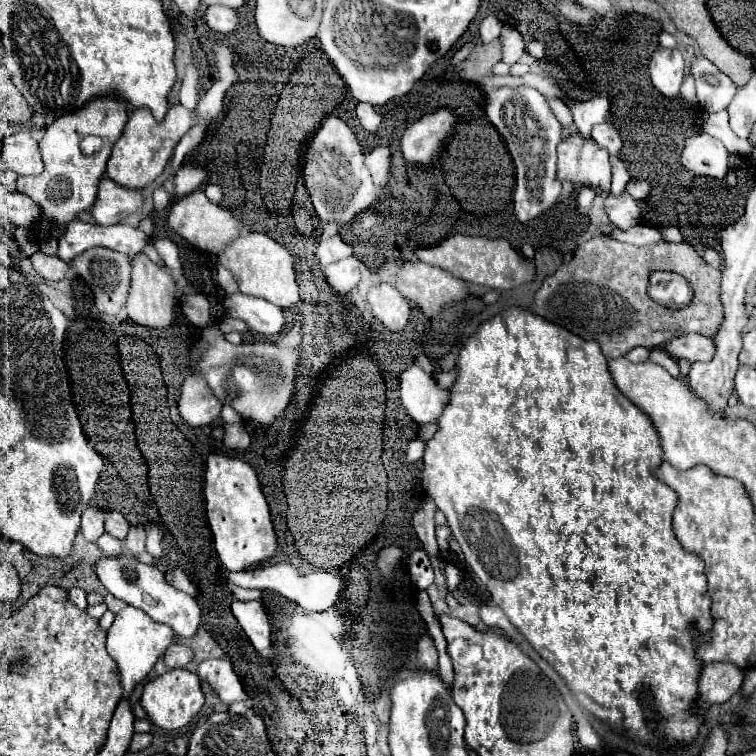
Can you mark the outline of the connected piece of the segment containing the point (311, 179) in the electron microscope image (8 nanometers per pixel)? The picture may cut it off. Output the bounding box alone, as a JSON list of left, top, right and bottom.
[304,116,378,222]

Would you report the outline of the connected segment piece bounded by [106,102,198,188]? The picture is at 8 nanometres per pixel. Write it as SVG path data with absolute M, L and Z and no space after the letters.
M168 102L168 112L162 122L158 122L146 106L134 110L130 114L130 120L124 128L122 138L112 148L112 156L106 166L106 176L126 188L148 186L154 178L158 178L164 172L164 168L174 152L174 146L190 130L190 126L193 126L197 117L195 111L184 108L182 104L172 104L172 102Z

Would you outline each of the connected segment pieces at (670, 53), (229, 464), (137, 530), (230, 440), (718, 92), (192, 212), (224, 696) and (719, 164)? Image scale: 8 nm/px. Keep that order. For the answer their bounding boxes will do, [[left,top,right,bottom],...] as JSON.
[[648,48,684,96],[204,454,276,572],[124,526,146,556],[222,424,250,452],[690,56,738,113],[168,192,246,252],[198,658,248,704],[682,134,730,178]]

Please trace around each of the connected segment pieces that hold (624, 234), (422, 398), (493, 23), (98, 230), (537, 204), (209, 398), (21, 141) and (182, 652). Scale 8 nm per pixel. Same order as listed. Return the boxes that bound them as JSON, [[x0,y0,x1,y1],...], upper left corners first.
[[610,225,664,246],[400,366,448,424],[479,14,503,43],[58,218,148,264],[485,86,562,222],[178,372,220,426],[2,132,42,176],[164,644,192,668]]

